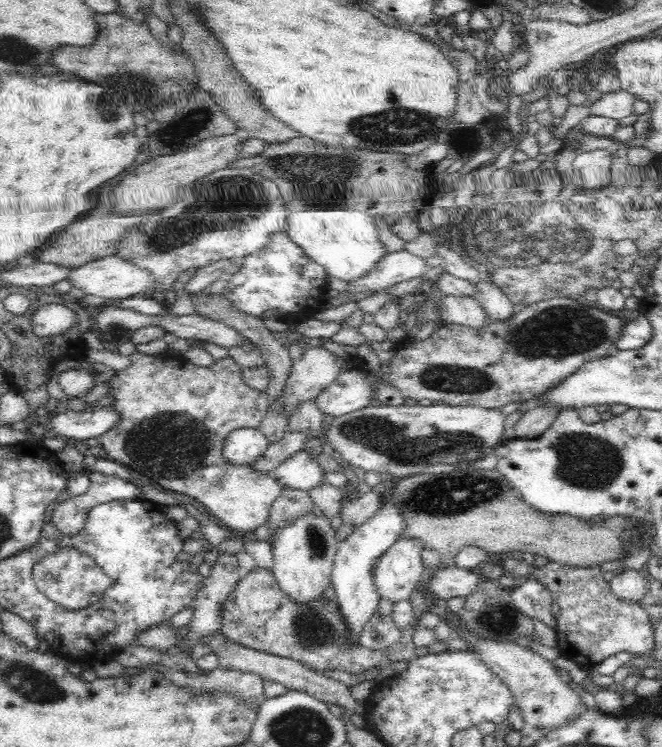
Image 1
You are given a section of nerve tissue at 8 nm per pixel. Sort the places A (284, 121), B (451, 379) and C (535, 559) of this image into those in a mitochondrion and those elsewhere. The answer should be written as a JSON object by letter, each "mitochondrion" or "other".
{"A":"other","B":"mitochondrion","C":"other"}

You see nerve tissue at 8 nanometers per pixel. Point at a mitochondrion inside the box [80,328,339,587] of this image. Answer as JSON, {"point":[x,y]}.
{"point":[173,444]}

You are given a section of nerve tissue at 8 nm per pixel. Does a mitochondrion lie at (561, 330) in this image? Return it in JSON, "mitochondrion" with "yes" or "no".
{"mitochondrion":"yes"}

